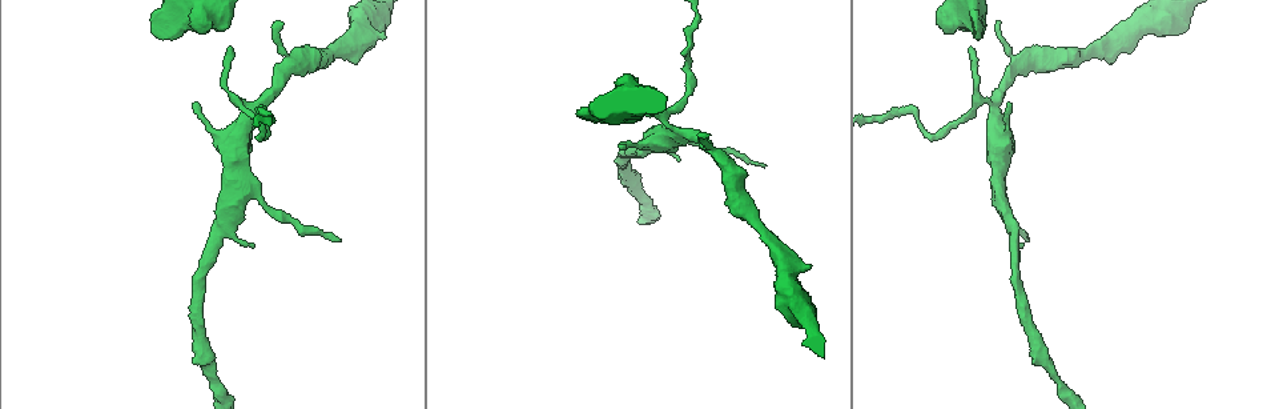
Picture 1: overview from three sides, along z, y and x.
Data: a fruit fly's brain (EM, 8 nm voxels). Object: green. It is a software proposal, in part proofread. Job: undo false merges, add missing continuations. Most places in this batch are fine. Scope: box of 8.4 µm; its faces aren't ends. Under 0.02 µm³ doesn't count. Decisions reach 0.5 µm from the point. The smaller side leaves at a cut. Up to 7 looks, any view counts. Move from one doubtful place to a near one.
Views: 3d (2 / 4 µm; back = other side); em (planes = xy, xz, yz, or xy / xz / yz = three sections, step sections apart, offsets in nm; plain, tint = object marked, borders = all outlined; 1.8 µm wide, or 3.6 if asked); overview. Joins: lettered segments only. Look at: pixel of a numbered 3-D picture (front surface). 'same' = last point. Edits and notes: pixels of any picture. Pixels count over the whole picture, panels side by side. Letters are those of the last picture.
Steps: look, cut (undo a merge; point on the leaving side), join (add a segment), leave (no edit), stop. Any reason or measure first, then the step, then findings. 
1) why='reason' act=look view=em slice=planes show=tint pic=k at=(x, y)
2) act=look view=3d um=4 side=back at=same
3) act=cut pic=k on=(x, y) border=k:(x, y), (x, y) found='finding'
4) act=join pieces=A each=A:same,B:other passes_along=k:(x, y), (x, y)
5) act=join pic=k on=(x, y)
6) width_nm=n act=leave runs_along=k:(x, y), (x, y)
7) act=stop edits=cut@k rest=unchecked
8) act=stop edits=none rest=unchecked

why='thick turns thin' act=look view=em slice=yz step=16 show=tint pic=1 at=(253, 108)

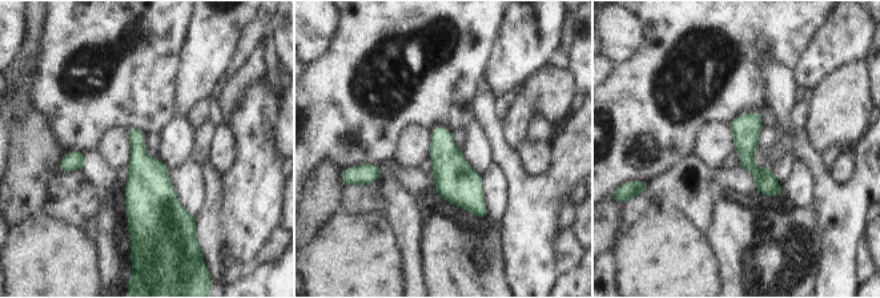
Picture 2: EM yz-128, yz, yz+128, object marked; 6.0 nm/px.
why='another direction' act=look view=em slice=planes show=tint at=same

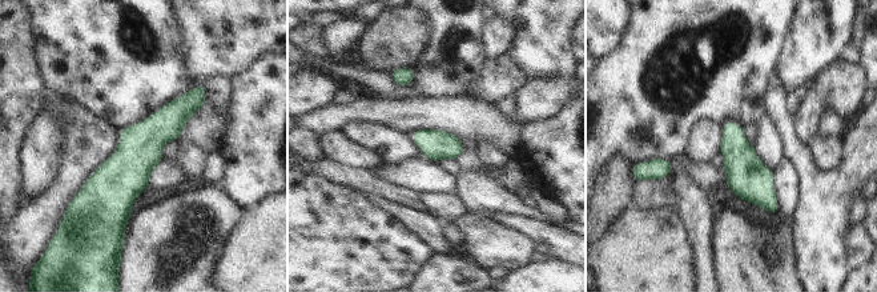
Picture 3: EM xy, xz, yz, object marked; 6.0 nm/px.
why='see the neighbours' act=look view=em slice=planes show=borders at=same

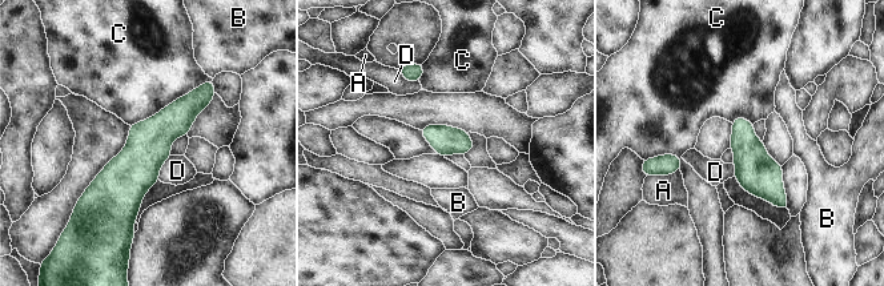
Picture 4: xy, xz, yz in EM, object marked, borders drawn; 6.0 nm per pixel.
longest_contact=C:600nm act=leave each=A:other,B:other,C:other,D:other border=4:(212, 79), (149, 117), (129, 125) found='one cell here'

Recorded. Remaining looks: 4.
why='tapers out' act=look view=3d um=4 pic=1 at=(706, 133)

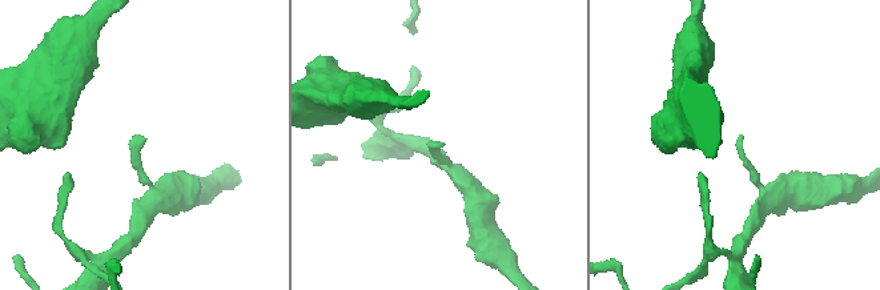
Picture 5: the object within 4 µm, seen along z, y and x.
act=look view=em slice=xz step=8 show=borders pic=5 at=(143, 137)

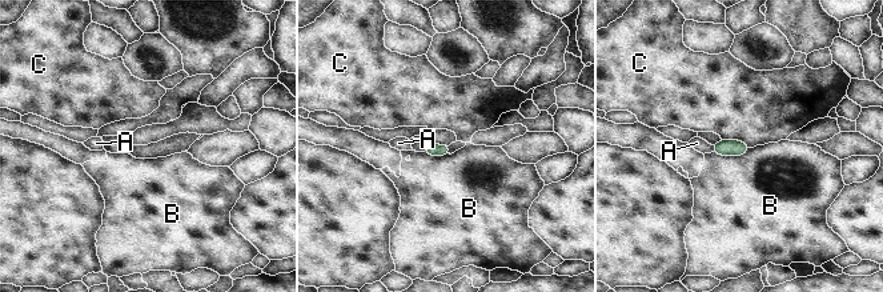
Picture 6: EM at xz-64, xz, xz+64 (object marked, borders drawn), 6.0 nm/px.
width_nm=80 act=leave each=A:other,B:other,C:other border=6:(750, 147), (742, 155), (713, 151) found='no lettered segment goes on from it'

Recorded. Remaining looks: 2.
why='branch stops here' act=look view=3d um=4 pic=1 at=(579, 114)

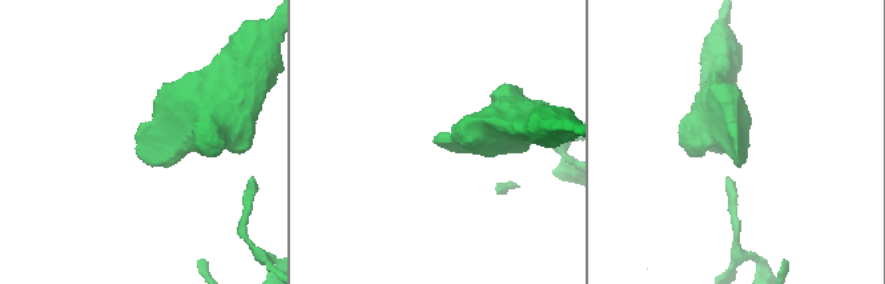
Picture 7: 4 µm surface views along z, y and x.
act=look view=em slice=planes show=borders pic=7 at=(137, 154)

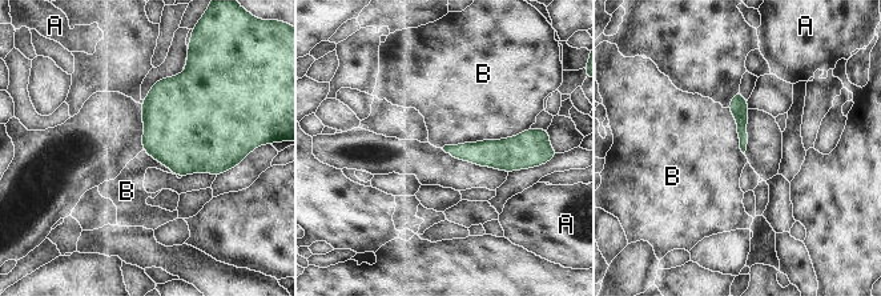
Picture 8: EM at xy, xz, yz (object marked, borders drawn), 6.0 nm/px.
longest_contact=B:550nm act=leave each=A:other,B:other border=8:(530, 127), (507, 138), (442, 148) found='none of them fits'

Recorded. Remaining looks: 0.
act=stop edits=none rest=unchecked

